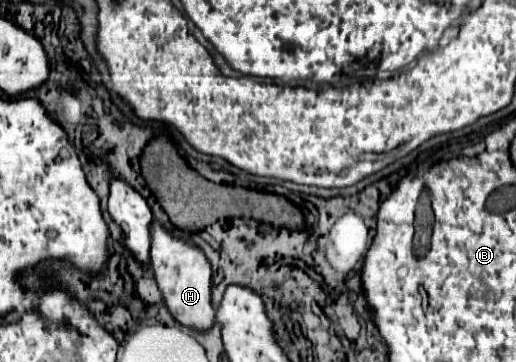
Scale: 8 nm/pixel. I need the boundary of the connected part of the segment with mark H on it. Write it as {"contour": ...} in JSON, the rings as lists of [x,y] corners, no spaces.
{"contour":[[[153,222],[151,228],[153,244],[151,244],[151,268],[155,272],[157,286],[165,300],[167,310],[171,316],[195,330],[195,332],[209,332],[215,324],[215,308],[211,304],[211,266],[205,254],[191,244],[191,240],[173,238],[159,222]]]}

